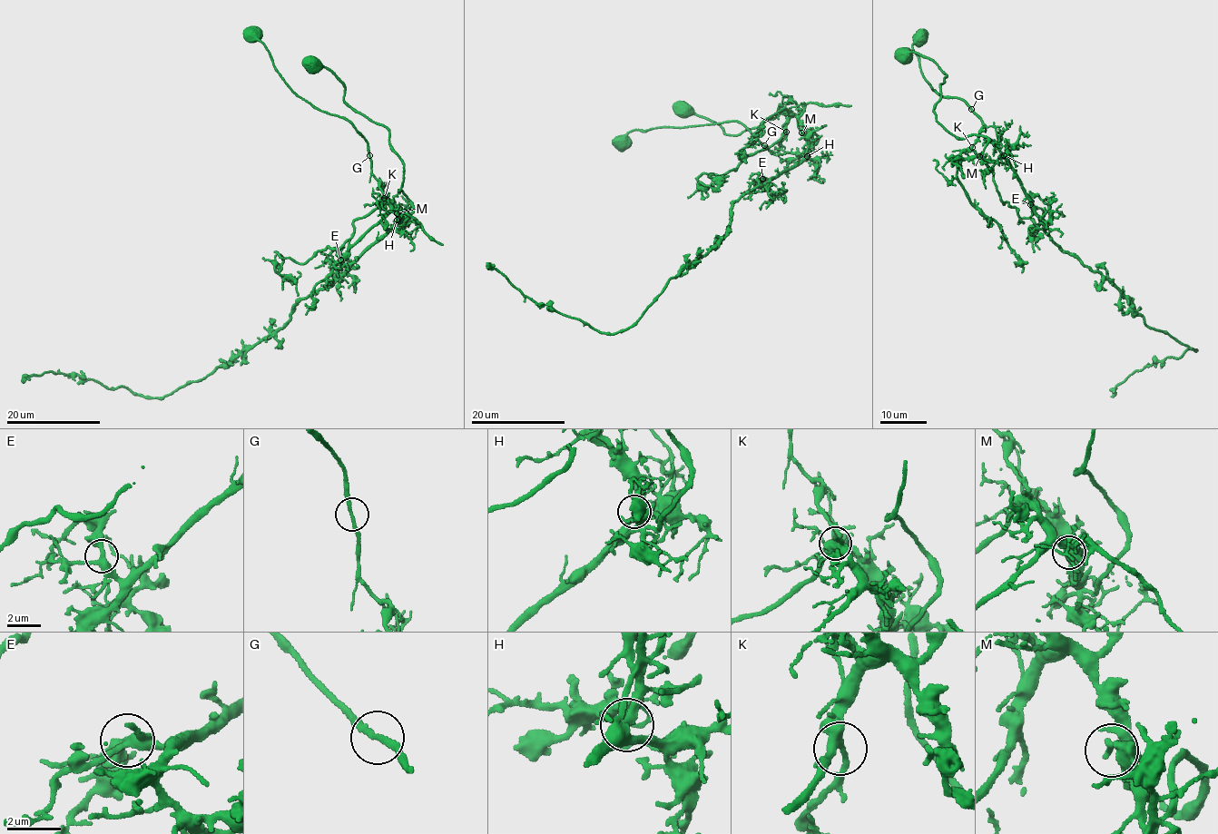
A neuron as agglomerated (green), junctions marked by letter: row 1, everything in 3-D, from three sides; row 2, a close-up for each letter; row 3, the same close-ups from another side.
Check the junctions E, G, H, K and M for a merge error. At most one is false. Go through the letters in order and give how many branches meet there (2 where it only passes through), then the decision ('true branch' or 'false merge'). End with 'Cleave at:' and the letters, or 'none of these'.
E: 3 branches meet; true branch
G: 2 branches meet; true branch
H: 3 branches meet; true branch
K: 3 branches meet; true branch
M: 2 branches meet; false merge
Cleave at: M

